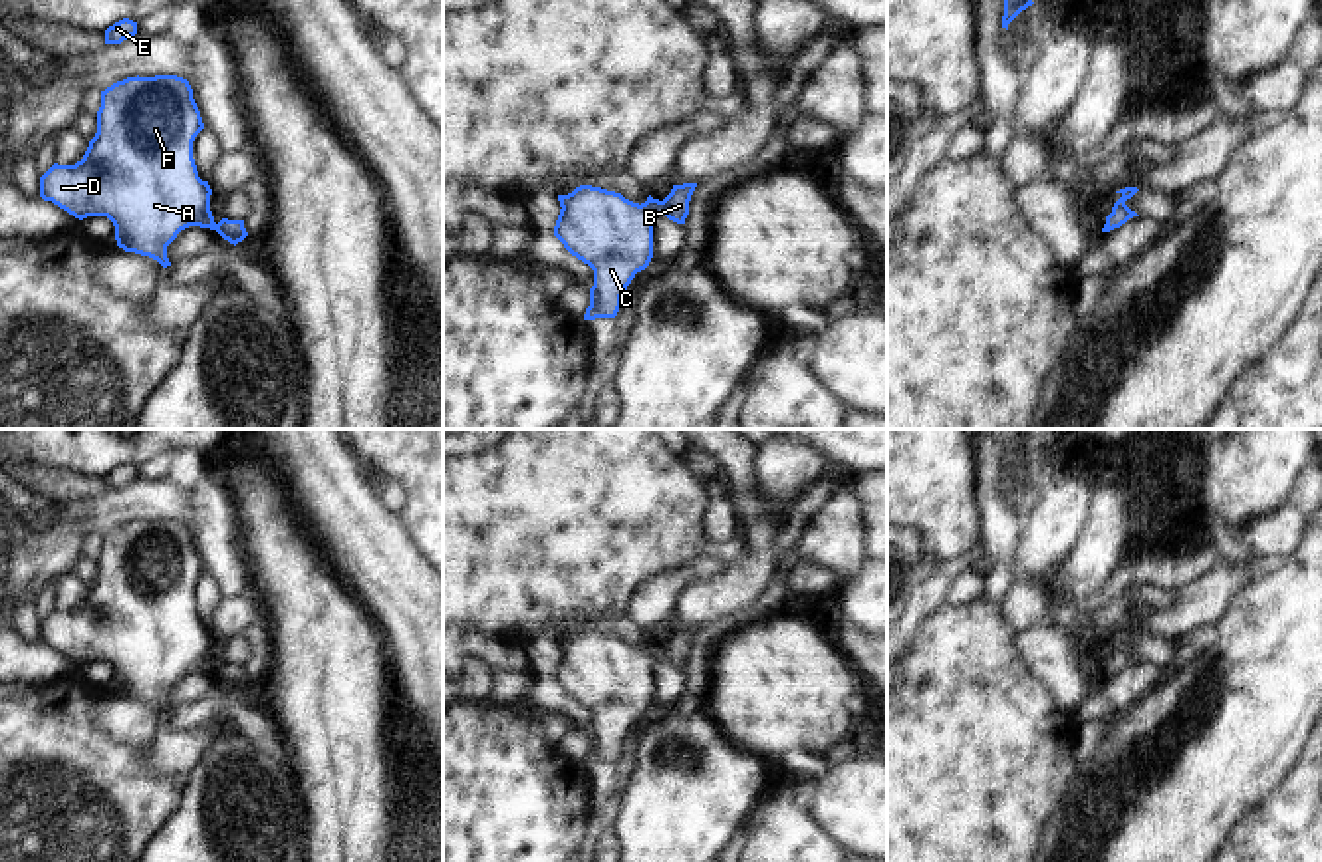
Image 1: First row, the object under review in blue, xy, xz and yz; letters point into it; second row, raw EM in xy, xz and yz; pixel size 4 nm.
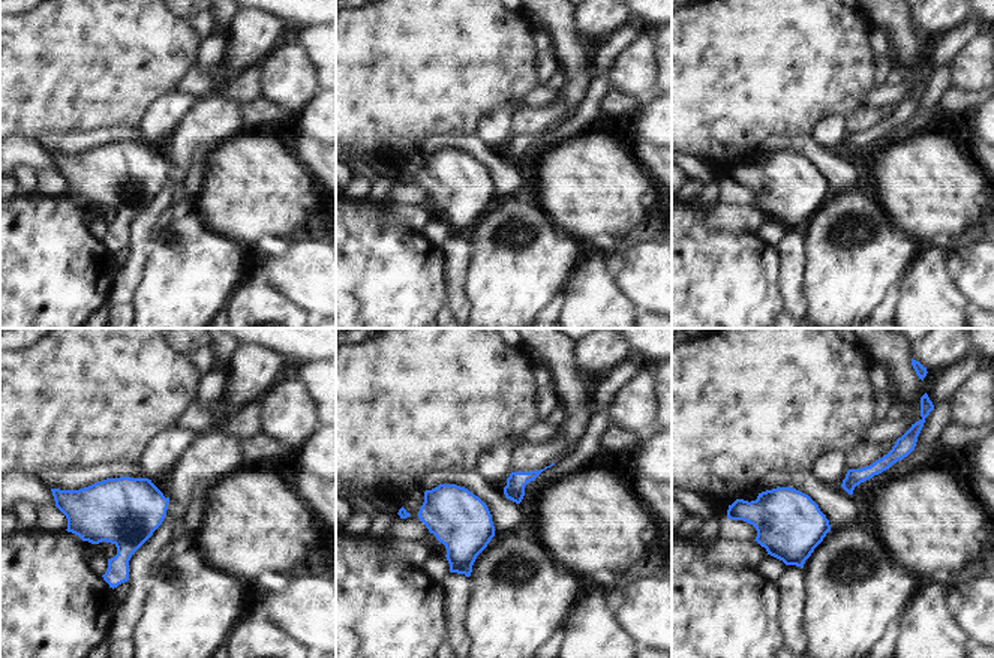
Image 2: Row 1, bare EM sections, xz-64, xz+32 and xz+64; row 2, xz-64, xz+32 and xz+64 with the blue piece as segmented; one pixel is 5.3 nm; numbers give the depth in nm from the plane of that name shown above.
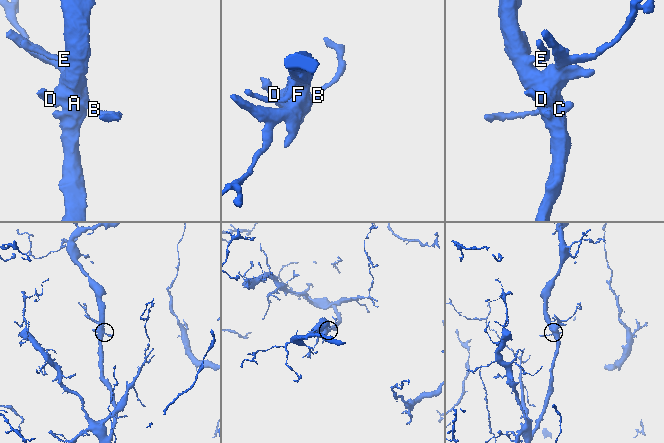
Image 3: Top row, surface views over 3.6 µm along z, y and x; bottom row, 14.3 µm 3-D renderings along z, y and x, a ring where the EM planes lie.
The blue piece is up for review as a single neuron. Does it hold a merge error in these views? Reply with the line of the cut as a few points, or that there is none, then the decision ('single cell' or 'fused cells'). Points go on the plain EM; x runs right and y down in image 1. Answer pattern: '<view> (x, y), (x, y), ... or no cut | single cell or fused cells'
no cut | single cell

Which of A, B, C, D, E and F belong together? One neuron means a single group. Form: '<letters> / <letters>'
A B C D E F

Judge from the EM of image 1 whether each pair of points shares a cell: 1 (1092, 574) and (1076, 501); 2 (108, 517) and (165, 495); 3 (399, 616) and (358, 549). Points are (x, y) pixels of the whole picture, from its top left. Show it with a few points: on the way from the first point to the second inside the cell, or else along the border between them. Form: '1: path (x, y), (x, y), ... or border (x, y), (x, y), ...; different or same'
1: border (1094, 491), (1078, 543), (1057, 569); different
2: path (122, 505), (133, 499), (151, 499); same
3: path (399, 600), (399, 590), (374, 565); same

